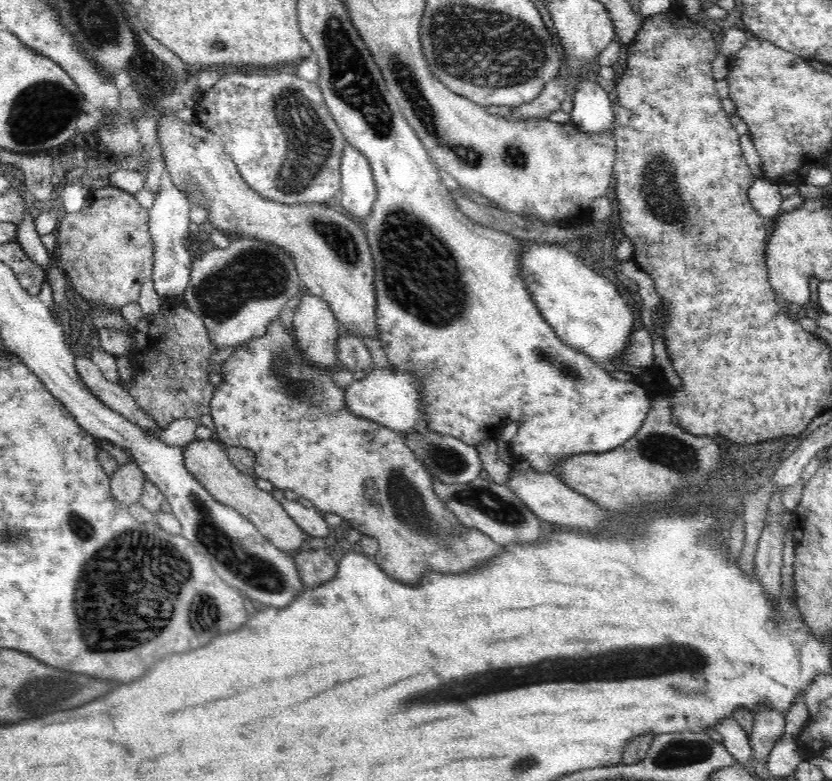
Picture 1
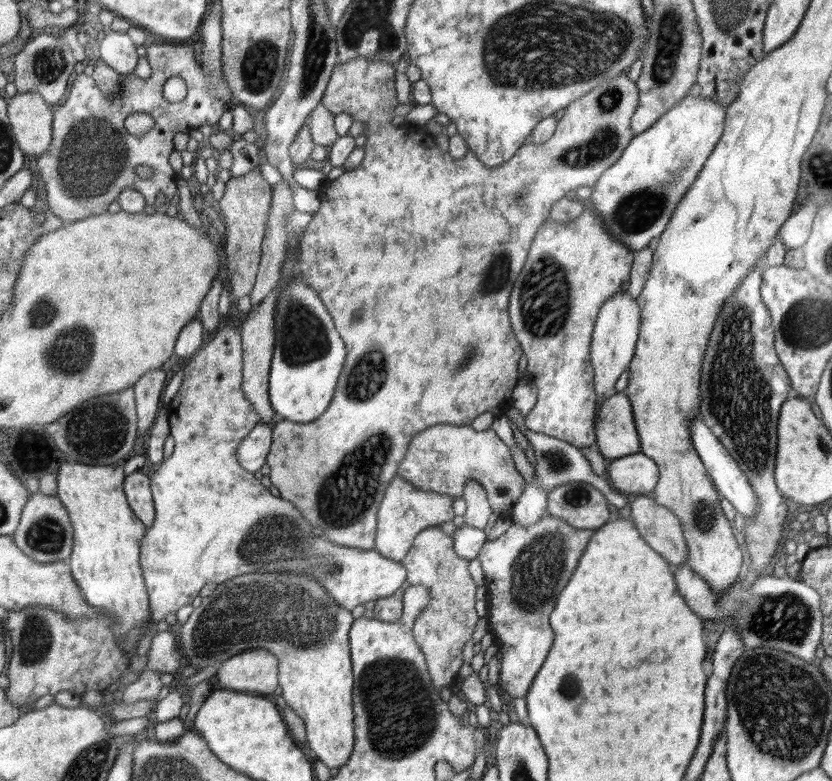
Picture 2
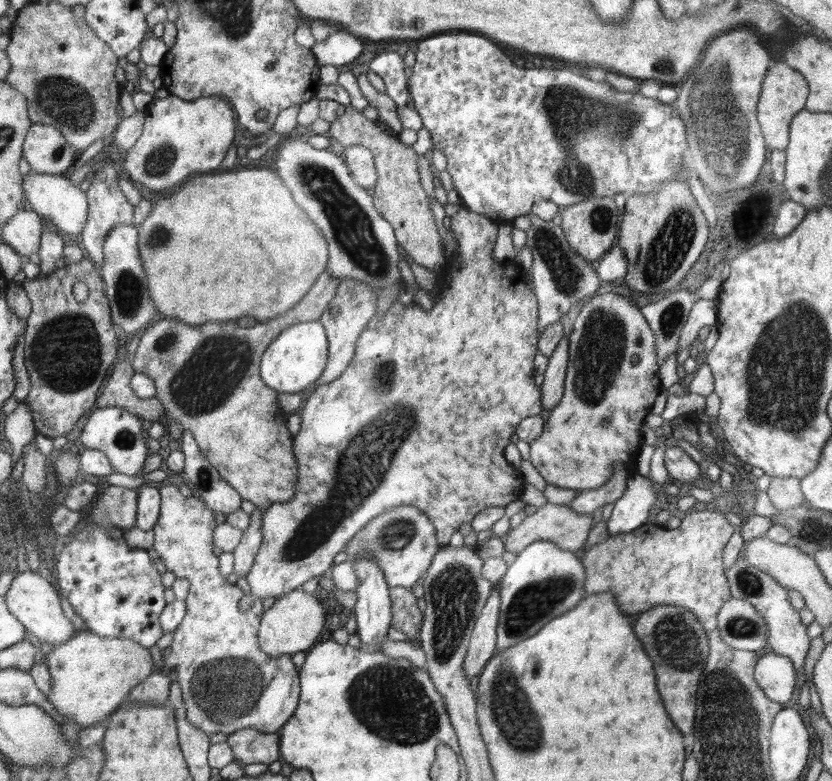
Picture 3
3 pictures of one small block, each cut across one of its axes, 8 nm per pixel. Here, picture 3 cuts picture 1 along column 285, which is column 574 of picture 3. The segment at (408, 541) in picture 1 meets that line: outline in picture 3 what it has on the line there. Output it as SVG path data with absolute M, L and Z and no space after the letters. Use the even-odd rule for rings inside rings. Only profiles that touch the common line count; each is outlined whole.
M614 291L606 292L606 294L596 294L594 298L590 298L590 300L584 304L584 307L580 310L580 314L578 314L576 318L576 322L574 322L572 334L568 336L567 340L569 358L563 397L550 411L550 416L548 416L548 420L544 423L541 436L530 444L529 460L548 484L566 487L576 491L599 489L604 483L608 482L608 478L612 477L612 473L614 473L614 461L620 461L631 468L636 464L640 446L643 444L640 426L642 426L646 416L651 413L652 406L654 402L656 402L656 396L662 391L656 354L656 340L654 332L650 329L645 317L641 314L640 306L624 298L624 296L620 296L620 294ZM605 419L608 421L606 425L603 424L603 420Z

